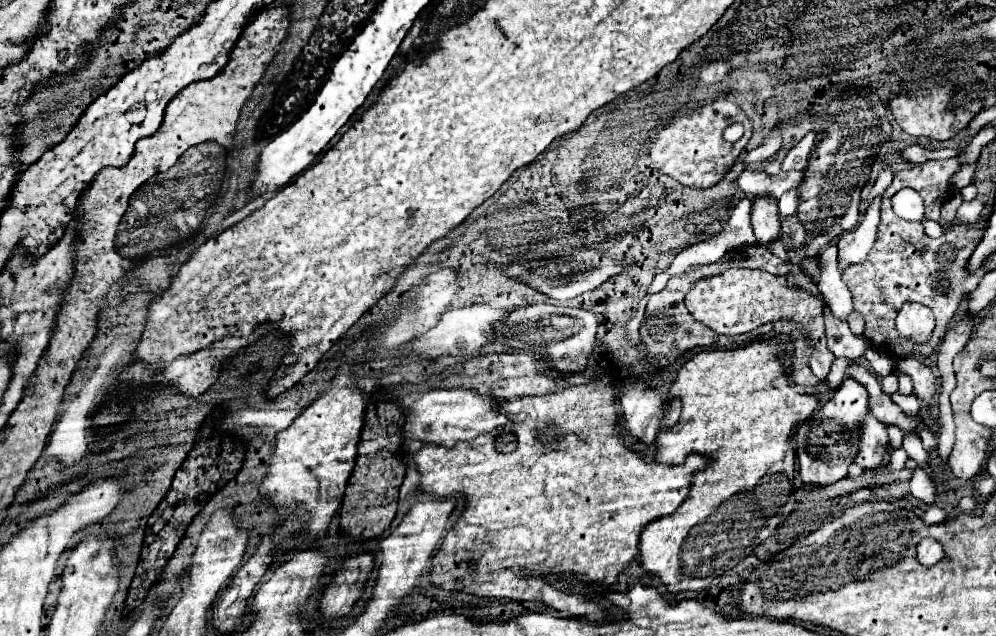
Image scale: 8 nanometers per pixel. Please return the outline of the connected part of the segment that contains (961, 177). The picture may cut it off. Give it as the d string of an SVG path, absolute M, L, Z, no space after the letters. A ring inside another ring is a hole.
M965 165L965 167L961 167L950 180L953 189L959 191L963 187L967 187L971 183L971 177L973 177L975 169L977 169L977 165Z

